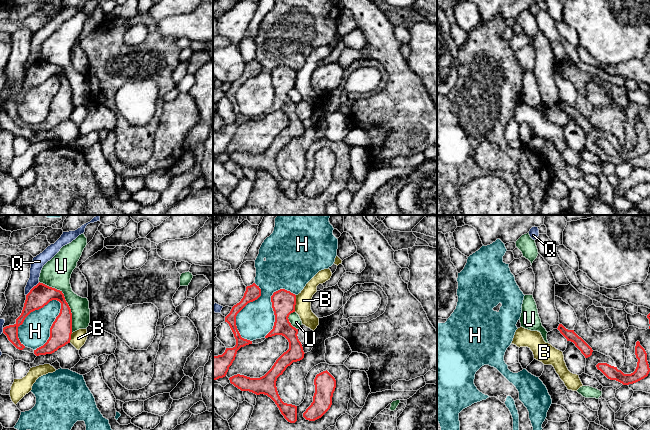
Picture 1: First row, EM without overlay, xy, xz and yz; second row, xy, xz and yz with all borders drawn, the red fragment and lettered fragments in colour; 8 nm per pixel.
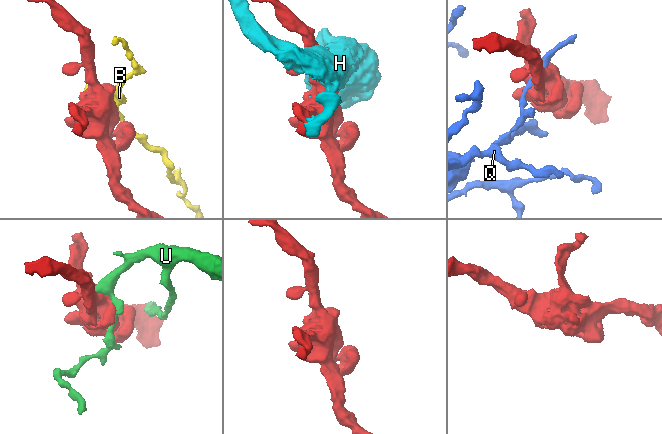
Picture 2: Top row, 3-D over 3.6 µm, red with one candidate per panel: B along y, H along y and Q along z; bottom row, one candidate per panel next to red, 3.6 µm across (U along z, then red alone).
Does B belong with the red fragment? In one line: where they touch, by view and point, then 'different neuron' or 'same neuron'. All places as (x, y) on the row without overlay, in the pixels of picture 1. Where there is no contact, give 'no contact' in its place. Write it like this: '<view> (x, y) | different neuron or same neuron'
xz (295, 79) | different neuron

